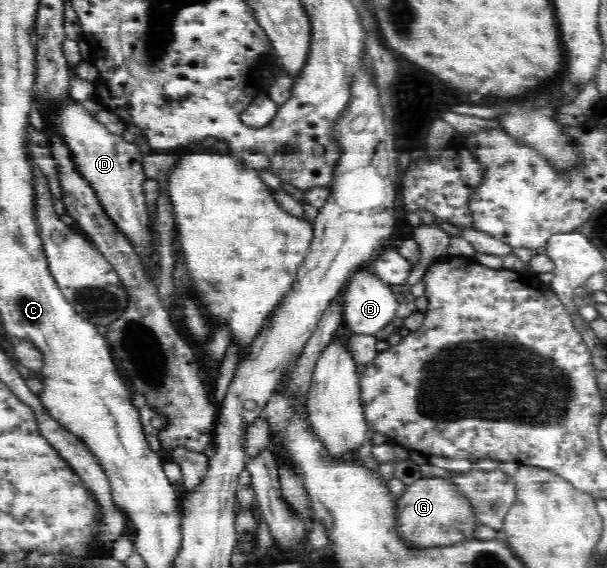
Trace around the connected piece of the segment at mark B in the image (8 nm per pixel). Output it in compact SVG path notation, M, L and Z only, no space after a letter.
M359 267L351 273L347 284L343 286L341 296L343 321L350 329L350 333L375 336L392 322L398 311L397 298L392 293L391 287L378 280L378 277L366 271L364 267Z

